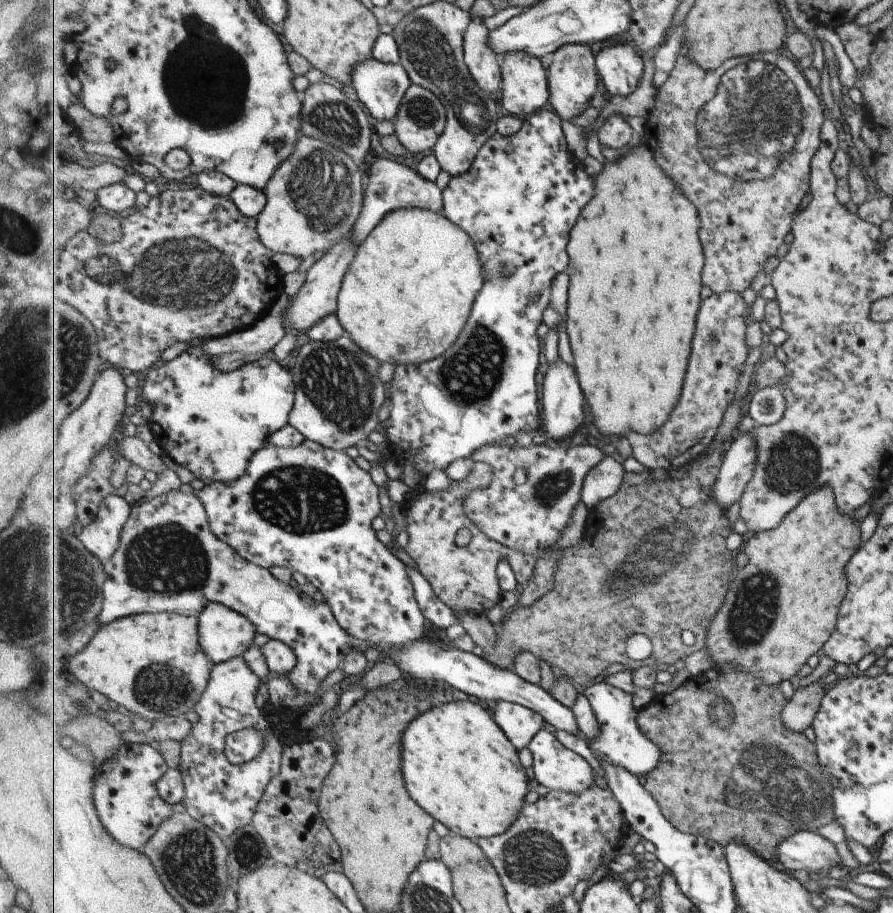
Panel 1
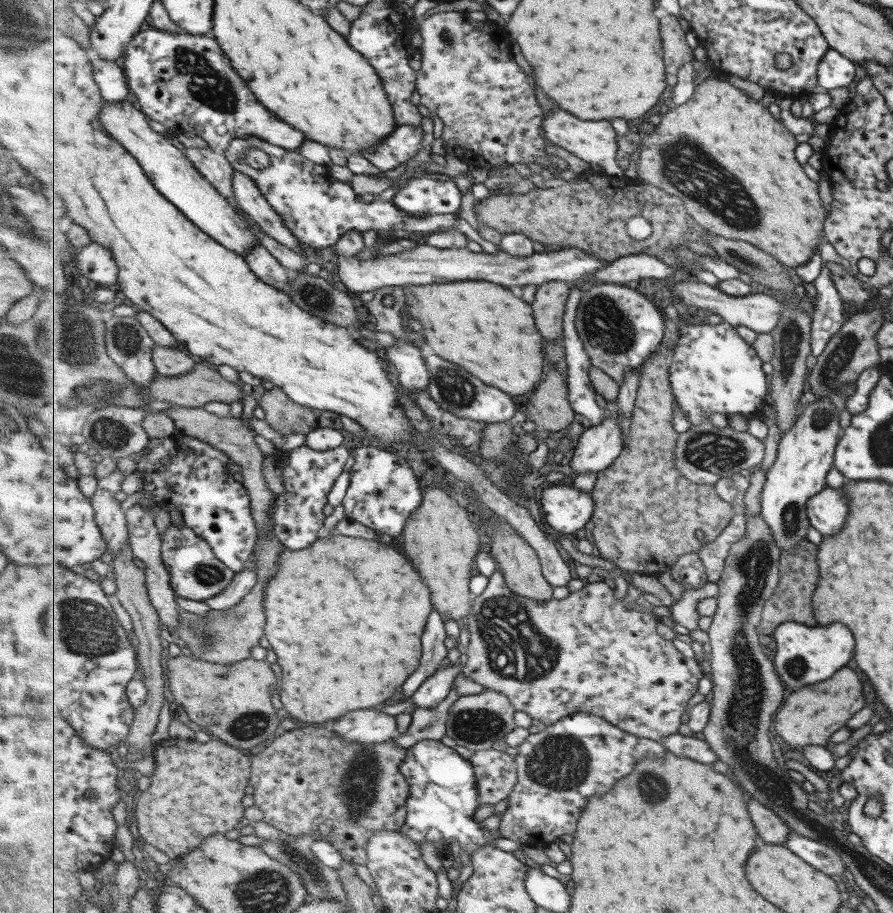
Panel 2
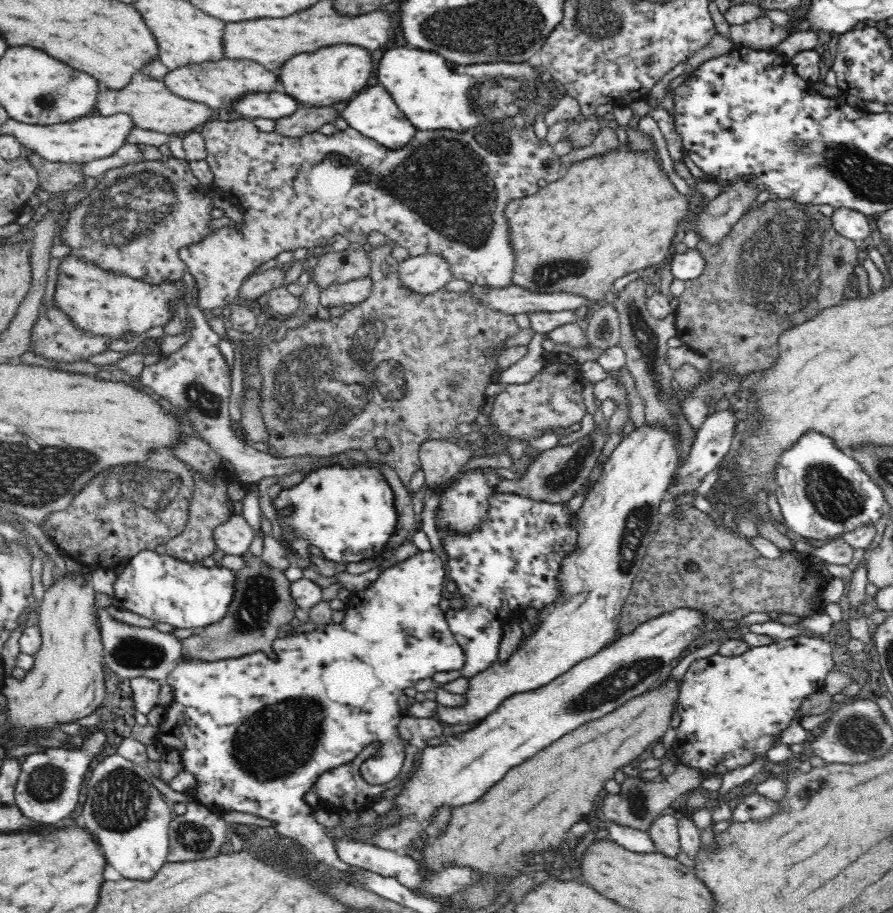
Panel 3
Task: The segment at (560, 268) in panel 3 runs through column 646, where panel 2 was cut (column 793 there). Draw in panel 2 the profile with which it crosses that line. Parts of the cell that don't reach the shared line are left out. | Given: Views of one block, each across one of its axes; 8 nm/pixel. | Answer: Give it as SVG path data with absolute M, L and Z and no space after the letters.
M709 76L703 82L699 82L695 94L685 104L669 110L659 119L656 129L644 136L638 161L636 162L637 179L682 198L691 216L707 231L715 235L724 236L726 239L750 242L761 250L772 254L772 256L779 259L781 264L797 268L797 266L809 263L811 256L813 256L814 248L818 248L818 242L823 240L823 238L819 238L819 234L821 234L821 222L825 218L825 214L823 214L825 210L823 210L823 206L819 202L819 196L817 196L817 185L805 174L803 166L795 158L797 146L799 146L799 143L795 140L795 134L786 126L783 126L780 120L773 117L767 106L763 106L759 100L751 98L743 90L735 88L733 84L729 84L728 81Z

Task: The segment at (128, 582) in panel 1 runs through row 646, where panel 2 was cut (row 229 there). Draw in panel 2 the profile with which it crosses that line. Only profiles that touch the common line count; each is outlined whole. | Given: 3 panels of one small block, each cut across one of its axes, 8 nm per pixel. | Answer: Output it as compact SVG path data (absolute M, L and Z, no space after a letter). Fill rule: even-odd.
M255 136L231 140L229 148L221 152L231 161L233 170L244 172L250 176L274 209L284 218L288 229L291 229L301 244L312 248L333 249L339 239L352 230L365 232L372 229L376 232L384 230L407 230L411 232L448 231L455 228L459 215L434 214L418 217L413 213L400 209L393 201L360 198L355 192L351 182L341 181L332 169L321 164L307 160L299 151L277 146L275 143ZM260 148L267 151L272 158L269 168L255 168L246 161L246 150Z

